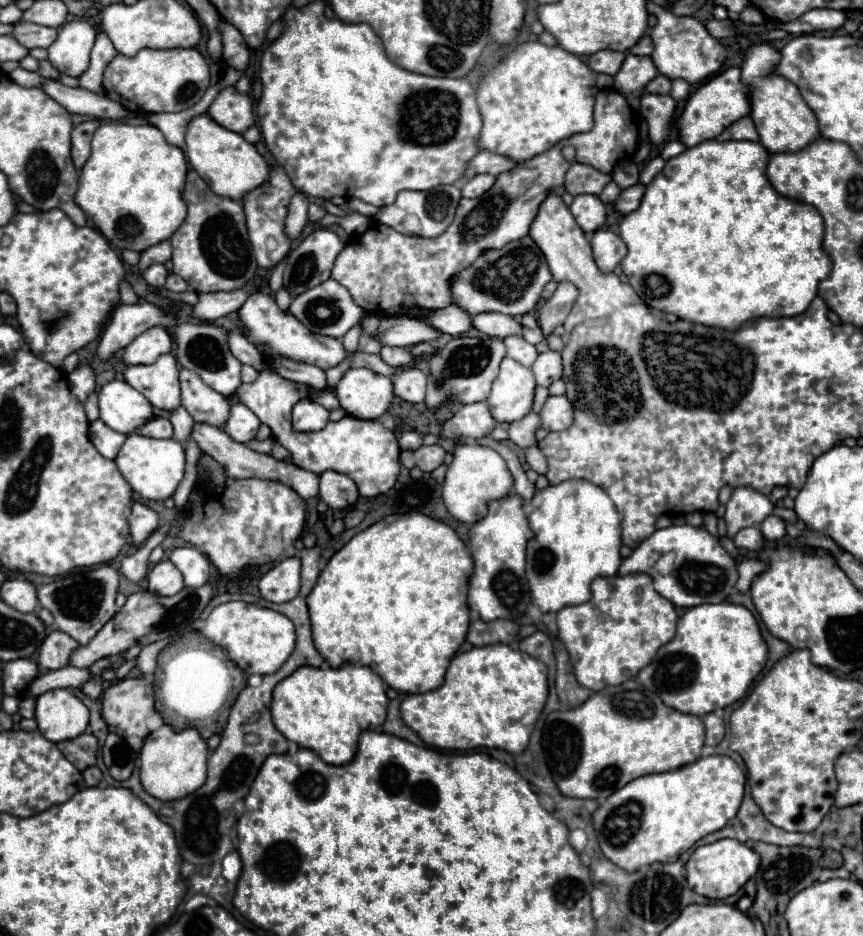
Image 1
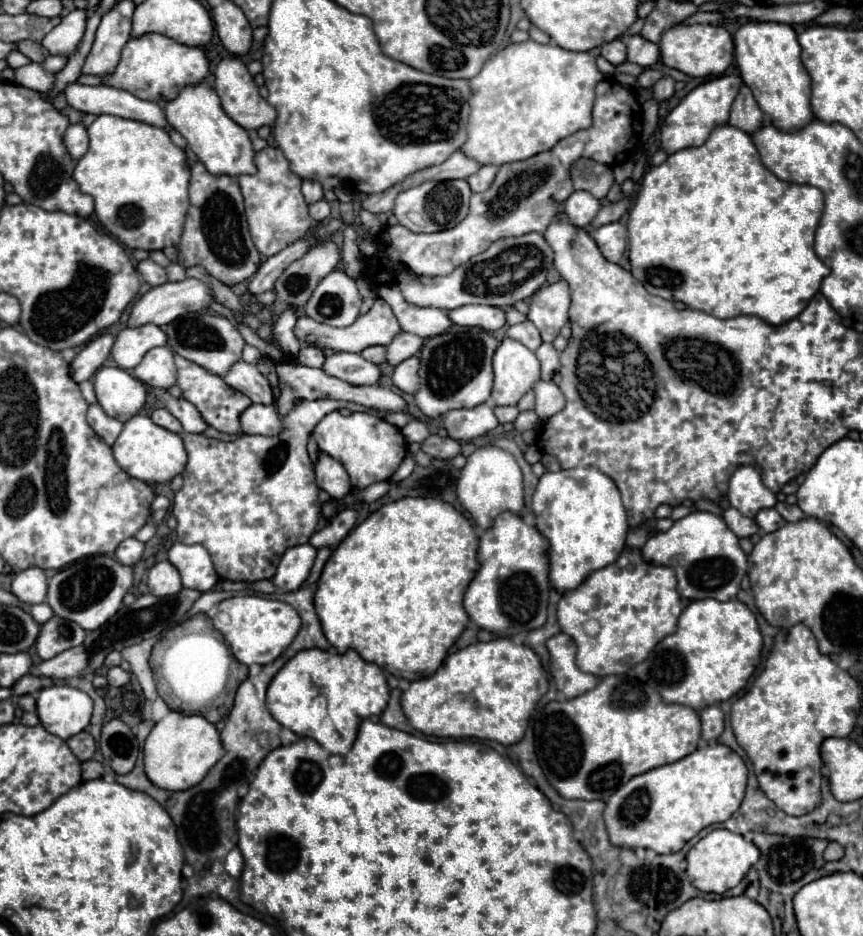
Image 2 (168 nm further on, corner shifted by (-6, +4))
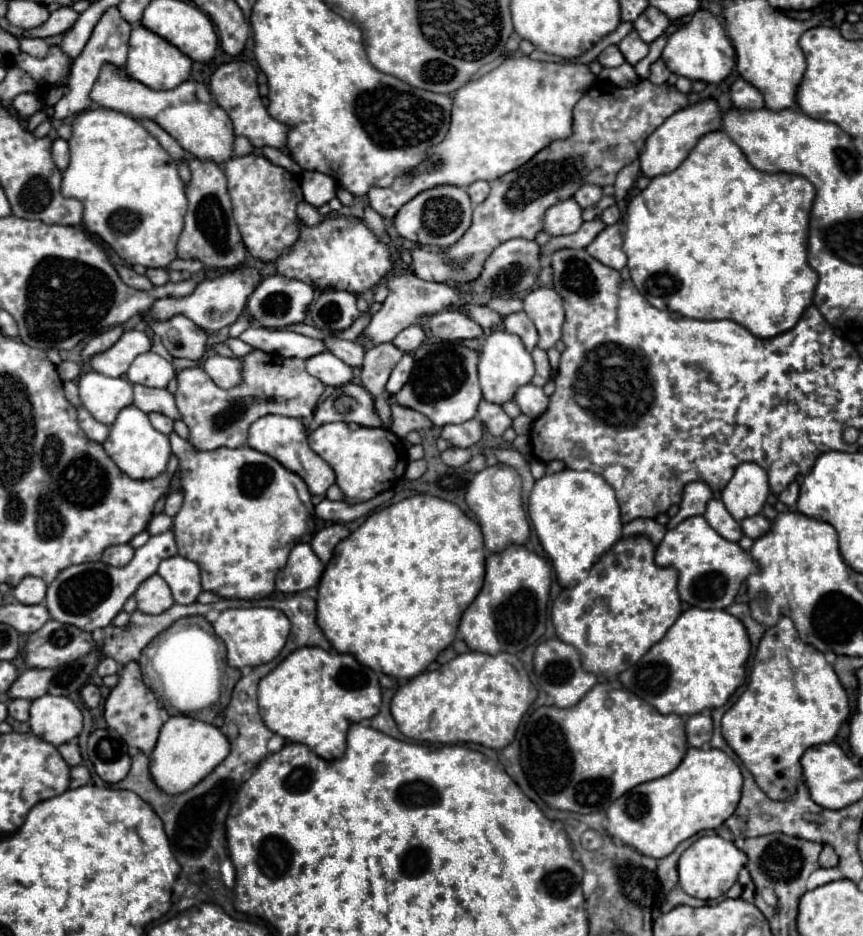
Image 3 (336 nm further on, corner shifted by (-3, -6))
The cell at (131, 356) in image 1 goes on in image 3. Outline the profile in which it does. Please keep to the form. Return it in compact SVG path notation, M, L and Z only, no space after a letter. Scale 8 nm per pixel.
M126 330L122 334L122 338L110 346L108 350L104 350L102 354L94 354L90 356L88 364L104 374L104 376L124 376L126 370L130 368L132 360L138 356L138 354L144 354L148 352L152 346L150 338L144 334L144 332L138 332L138 330Z

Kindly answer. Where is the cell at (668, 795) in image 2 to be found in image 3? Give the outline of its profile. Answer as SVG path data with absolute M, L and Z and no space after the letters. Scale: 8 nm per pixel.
M688 748L684 760L674 772L638 784L612 802L606 812L606 830L620 844L628 844L652 858L664 858L682 840L688 840L700 830L718 828L730 818L740 802L740 790L742 772L730 756L716 748Z

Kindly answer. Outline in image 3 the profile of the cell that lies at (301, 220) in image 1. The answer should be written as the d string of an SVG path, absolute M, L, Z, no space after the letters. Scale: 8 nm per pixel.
M304 172L300 176L300 186L304 192L304 200L316 208L328 204L336 196L334 178L322 172Z

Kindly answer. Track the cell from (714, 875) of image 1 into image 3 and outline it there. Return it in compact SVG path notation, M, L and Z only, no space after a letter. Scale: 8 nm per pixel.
M702 836L692 846L688 846L678 860L680 886L686 890L686 894L700 900L720 898L736 882L738 872L744 868L746 860L746 854L738 850L730 840L724 840L720 836Z

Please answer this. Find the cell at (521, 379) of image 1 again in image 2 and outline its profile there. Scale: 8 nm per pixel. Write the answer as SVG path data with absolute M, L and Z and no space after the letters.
M505 338L493 356L495 384L491 402L495 406L517 406L517 402L541 378L537 356L523 344Z

